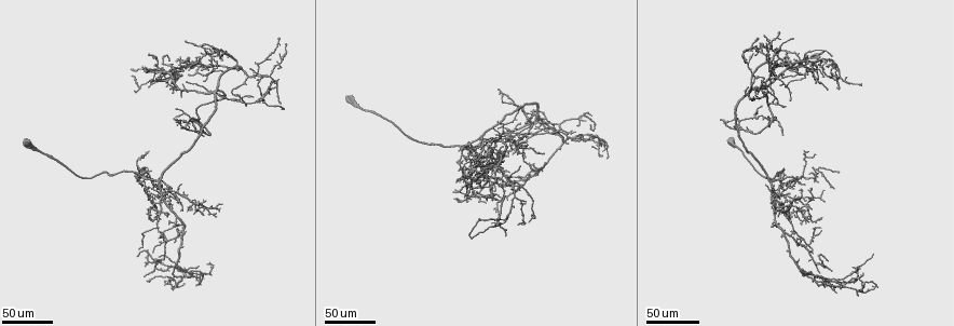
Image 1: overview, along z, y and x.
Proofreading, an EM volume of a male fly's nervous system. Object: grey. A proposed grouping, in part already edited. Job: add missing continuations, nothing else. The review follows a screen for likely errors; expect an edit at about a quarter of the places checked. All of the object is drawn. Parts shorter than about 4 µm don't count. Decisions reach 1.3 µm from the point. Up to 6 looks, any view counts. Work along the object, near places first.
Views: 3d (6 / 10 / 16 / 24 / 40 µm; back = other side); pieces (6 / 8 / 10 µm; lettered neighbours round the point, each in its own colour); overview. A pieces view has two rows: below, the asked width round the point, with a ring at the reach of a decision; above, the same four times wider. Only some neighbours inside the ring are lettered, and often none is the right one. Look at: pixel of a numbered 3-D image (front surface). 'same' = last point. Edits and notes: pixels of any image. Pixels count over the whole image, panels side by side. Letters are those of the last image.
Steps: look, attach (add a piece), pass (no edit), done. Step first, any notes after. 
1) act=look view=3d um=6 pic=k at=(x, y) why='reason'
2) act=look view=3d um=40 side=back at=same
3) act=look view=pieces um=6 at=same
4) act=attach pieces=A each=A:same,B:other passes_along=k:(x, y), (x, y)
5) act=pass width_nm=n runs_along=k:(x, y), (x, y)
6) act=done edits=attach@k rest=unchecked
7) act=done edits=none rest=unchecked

act=look view=3d um=40 pic=1 at=(812, 198) why='free end'

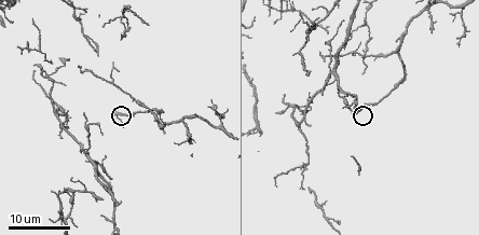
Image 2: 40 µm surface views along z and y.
act=look view=3d um=6 pic=2 at=(113, 111)

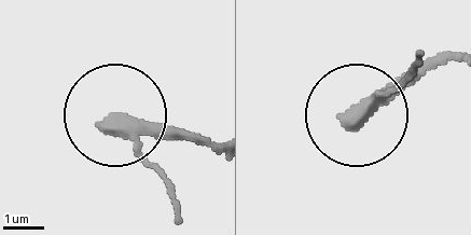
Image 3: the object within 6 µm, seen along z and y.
act=look view=pieces um=10 pic=3 at=(103, 126)

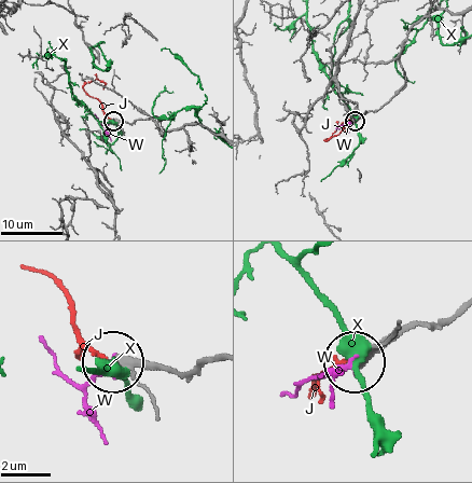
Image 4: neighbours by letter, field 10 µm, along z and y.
act=attach pieces=J each=J:same,W:other,X:other passes_along=4:(413, 327), (341, 359), (315, 388) found='it goes on there'

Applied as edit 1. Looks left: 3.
act=look view=overview

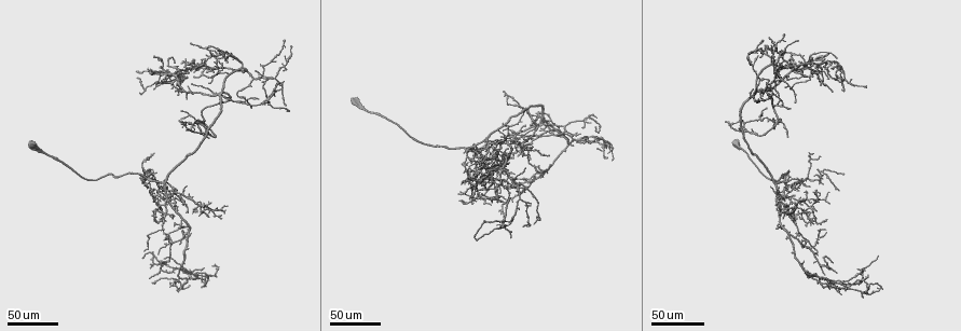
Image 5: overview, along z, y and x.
act=look view=3d um=40 pic=5 at=(584, 144) why='an open end'

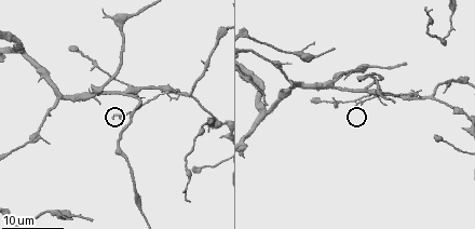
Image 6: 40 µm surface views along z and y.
act=look view=pieces um=8 pic=6 at=(112, 117)

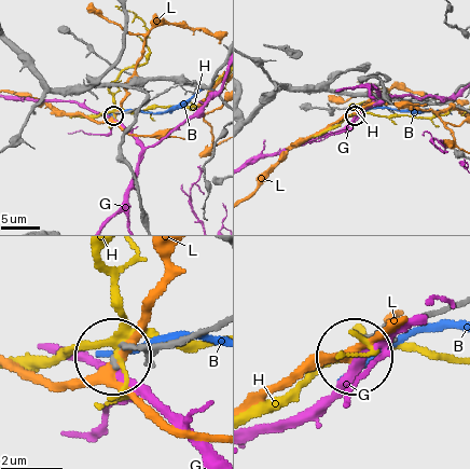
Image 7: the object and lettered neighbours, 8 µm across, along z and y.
act=pass each=B:other,G:other,H:other,L:other found='no lettered piece goes on from it'

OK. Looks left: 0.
act=done edits=attach@4 rest=unchecked

